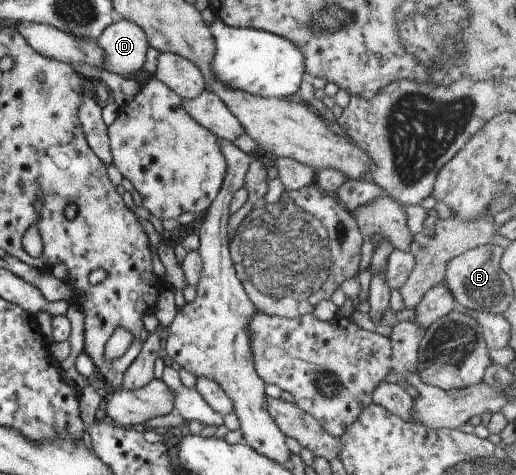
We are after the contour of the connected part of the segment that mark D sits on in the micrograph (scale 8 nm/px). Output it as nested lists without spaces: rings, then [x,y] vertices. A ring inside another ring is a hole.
[[[116,18],[95,39],[104,53],[102,69],[120,77],[132,75],[142,68],[148,41],[142,29],[132,21]]]

